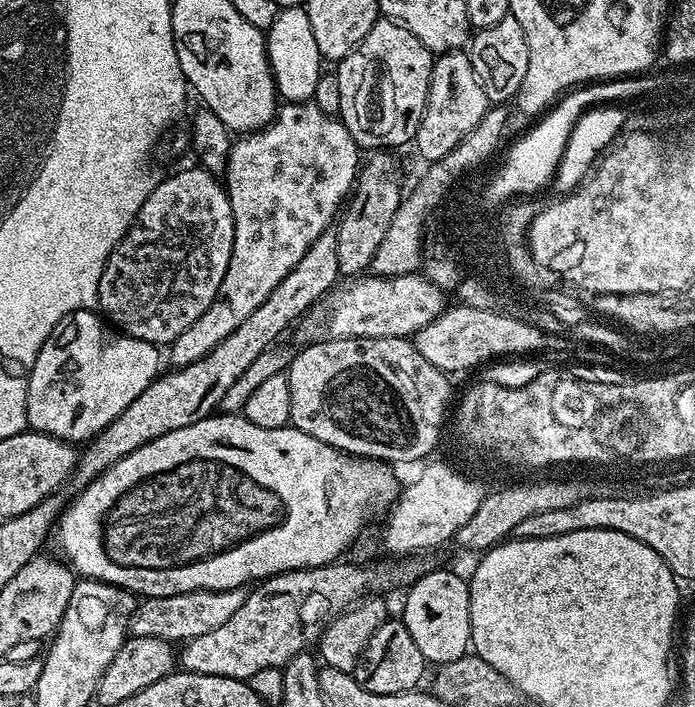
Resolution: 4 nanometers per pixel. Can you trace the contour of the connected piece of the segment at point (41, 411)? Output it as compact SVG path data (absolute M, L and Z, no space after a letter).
M83 308L66 314L66 318L62 318L62 322L54 326L54 330L38 350L38 358L28 376L28 428L33 432L56 436L65 442L91 441L156 379L161 371L160 352L157 345L139 341L138 338L117 330L111 323L101 319L95 311Z

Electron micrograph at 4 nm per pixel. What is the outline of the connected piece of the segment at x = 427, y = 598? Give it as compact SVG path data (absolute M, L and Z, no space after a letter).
M433 570L418 578L407 589L402 619L410 638L422 650L429 665L439 666L469 655L472 643L470 626L470 594L468 580L456 572Z

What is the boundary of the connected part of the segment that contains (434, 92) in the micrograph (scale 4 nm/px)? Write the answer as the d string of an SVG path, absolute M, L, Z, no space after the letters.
M464 50L442 52L435 57L432 81L428 87L428 107L422 114L422 122L416 131L414 148L420 151L424 162L436 161L454 150L466 134L470 134L487 112L490 102L474 74L474 66Z

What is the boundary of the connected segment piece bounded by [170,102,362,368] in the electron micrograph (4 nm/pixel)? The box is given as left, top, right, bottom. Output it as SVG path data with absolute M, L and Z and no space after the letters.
M314 102L281 103L275 120L256 132L241 135L231 145L226 171L226 191L234 224L230 262L209 308L170 345L171 363L175 367L185 368L190 362L198 362L198 358L214 350L222 338L230 338L230 334L234 334L234 330L238 330L238 326L242 326L242 322L246 322L246 318L250 318L250 314L254 314L254 310L258 310L258 306L270 298L278 282L282 282L282 278L286 278L286 274L290 274L290 270L302 262L302 254L310 250L319 236L329 231L328 223L332 224L337 219L338 209L353 191L361 164L361 149L354 142L344 121L326 114Z

